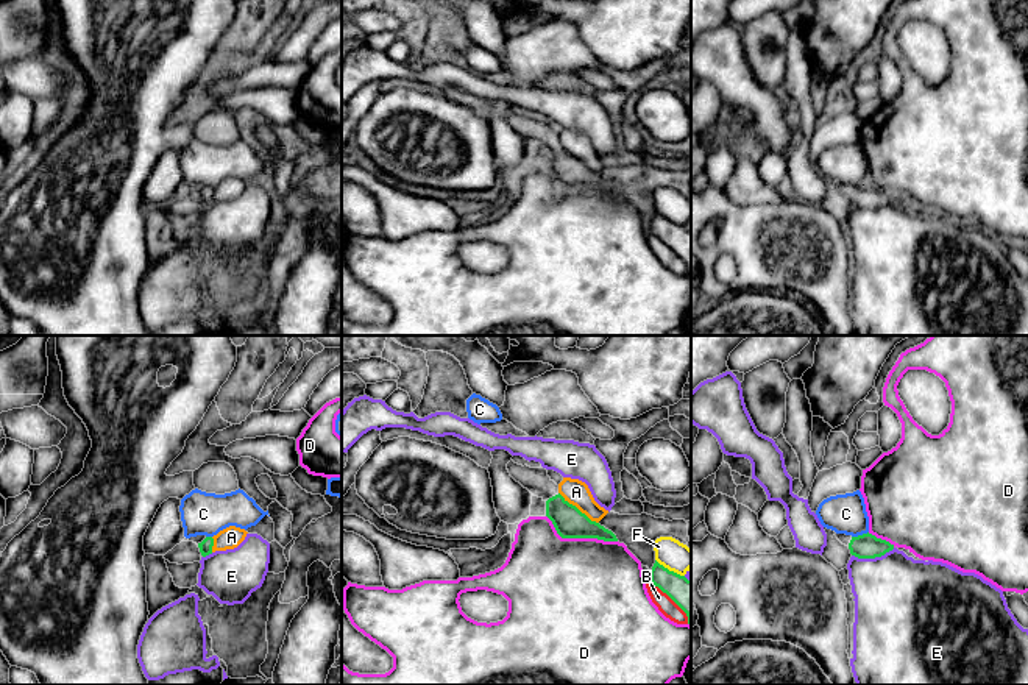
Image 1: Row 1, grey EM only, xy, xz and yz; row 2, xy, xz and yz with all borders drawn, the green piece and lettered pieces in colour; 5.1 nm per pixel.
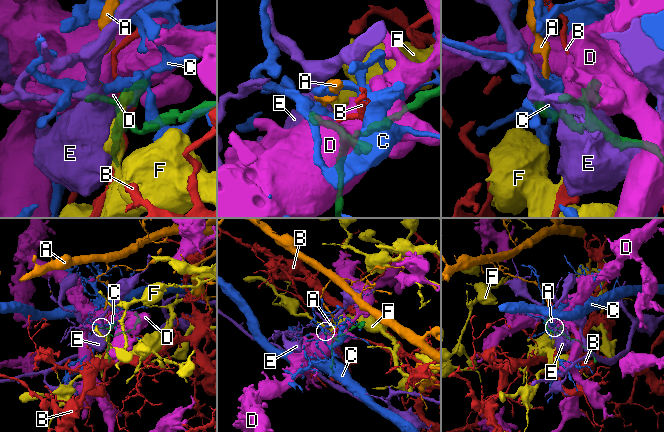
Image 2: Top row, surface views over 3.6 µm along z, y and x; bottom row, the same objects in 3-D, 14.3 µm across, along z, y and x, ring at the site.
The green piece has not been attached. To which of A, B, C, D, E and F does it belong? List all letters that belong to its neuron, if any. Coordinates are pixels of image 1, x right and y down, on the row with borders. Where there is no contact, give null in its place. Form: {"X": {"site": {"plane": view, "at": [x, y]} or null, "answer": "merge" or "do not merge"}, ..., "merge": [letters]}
{"A": {"site": {"plane": "xz", "at": [577, 509]}, "answer": "do not merge"}, "B": {"site": {"plane": "xz", "at": [673, 599]}, "answer": "do not merge"}, "C": {"site": {"plane": "yz", "at": [860, 535]}, "answer": "do not merge"}, "D": {"site": {"plane": "xz", "at": [579, 537]}, "answer": "do not merge"}, "E": {"site": {"plane": "yz", "at": [872, 557]}, "answer": "do not merge"}, "F": {"site": {"plane": "xz", "at": [668, 570]}, "answer": "do not merge"}, "merge": []}

